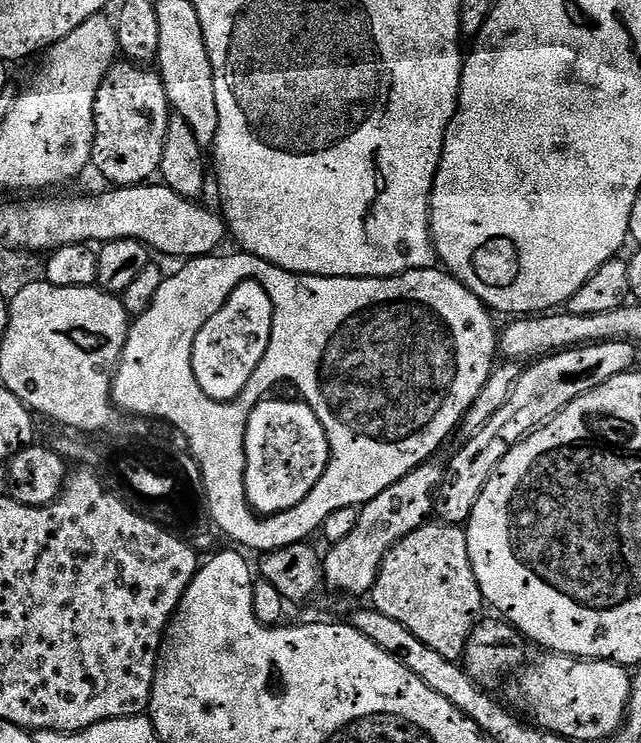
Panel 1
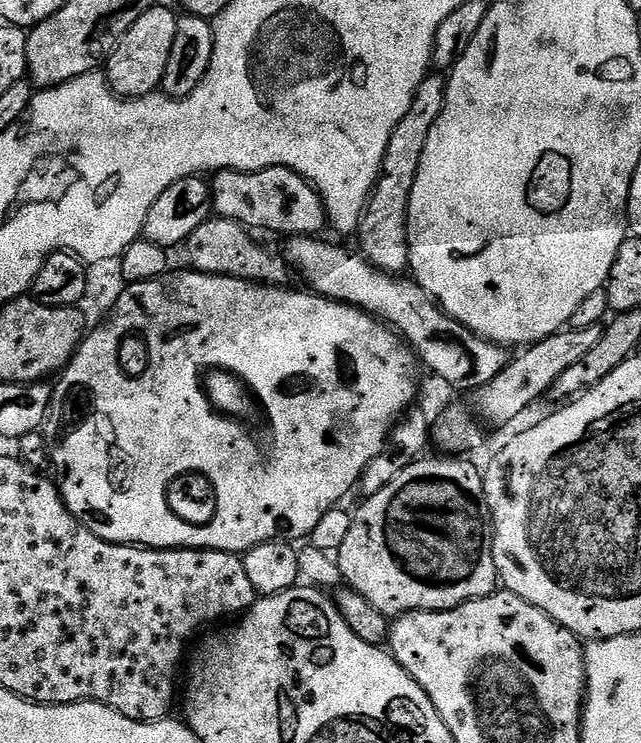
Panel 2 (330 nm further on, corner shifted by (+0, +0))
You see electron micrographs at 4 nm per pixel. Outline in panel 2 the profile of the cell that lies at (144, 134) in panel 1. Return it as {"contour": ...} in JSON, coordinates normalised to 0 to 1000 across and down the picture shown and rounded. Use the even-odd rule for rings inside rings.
{"contour":[[[254,8],[231,11],[228,19],[222,19],[222,24],[215,24],[203,40],[197,40],[165,82],[165,101],[175,122],[195,132],[232,129],[236,124],[245,122],[259,100],[259,83],[265,83],[265,67],[271,67],[276,46],[276,17]]]}

